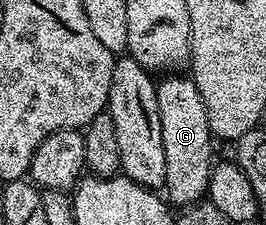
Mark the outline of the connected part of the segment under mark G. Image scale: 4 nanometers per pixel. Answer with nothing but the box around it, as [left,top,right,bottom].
[156,74,214,209]

